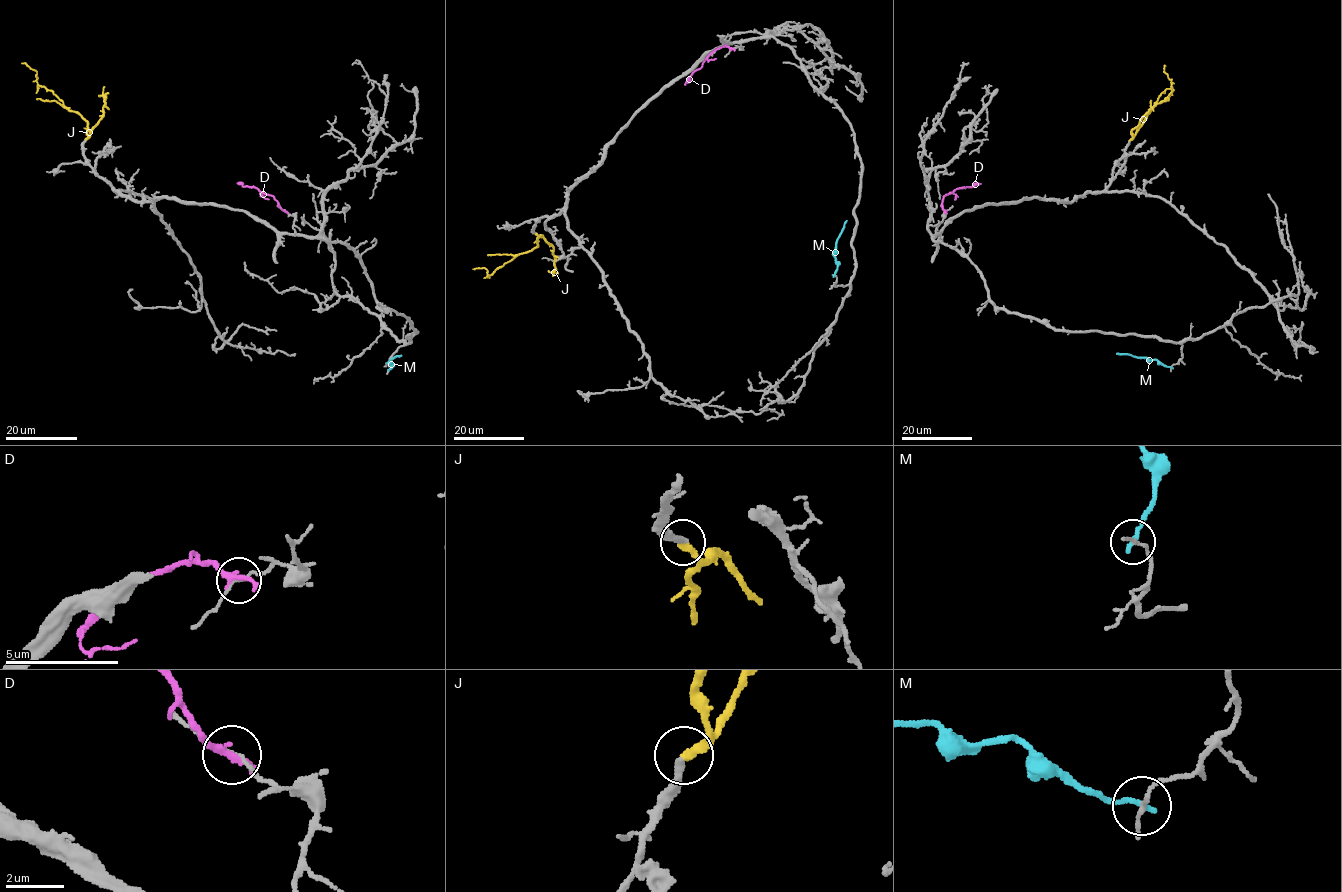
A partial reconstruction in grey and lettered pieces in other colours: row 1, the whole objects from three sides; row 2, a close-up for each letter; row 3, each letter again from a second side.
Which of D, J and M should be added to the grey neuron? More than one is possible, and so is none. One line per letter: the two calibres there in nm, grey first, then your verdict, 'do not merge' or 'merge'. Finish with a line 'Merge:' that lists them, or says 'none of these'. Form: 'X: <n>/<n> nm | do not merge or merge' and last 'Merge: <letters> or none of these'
D: 100/320 nm | do not merge
J: 300/320 nm | merge
M: 170/190 nm | do not merge
Merge: J

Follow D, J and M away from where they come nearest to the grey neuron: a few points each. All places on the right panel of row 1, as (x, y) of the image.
D: (945, 211), (944, 196), (956, 189), (980, 183)
J: (1130, 140), (1159, 96), (1171, 87), (1171, 81), (1164, 72), (1165, 66)
M: (1171, 367), (1155, 359), (1116, 353)

